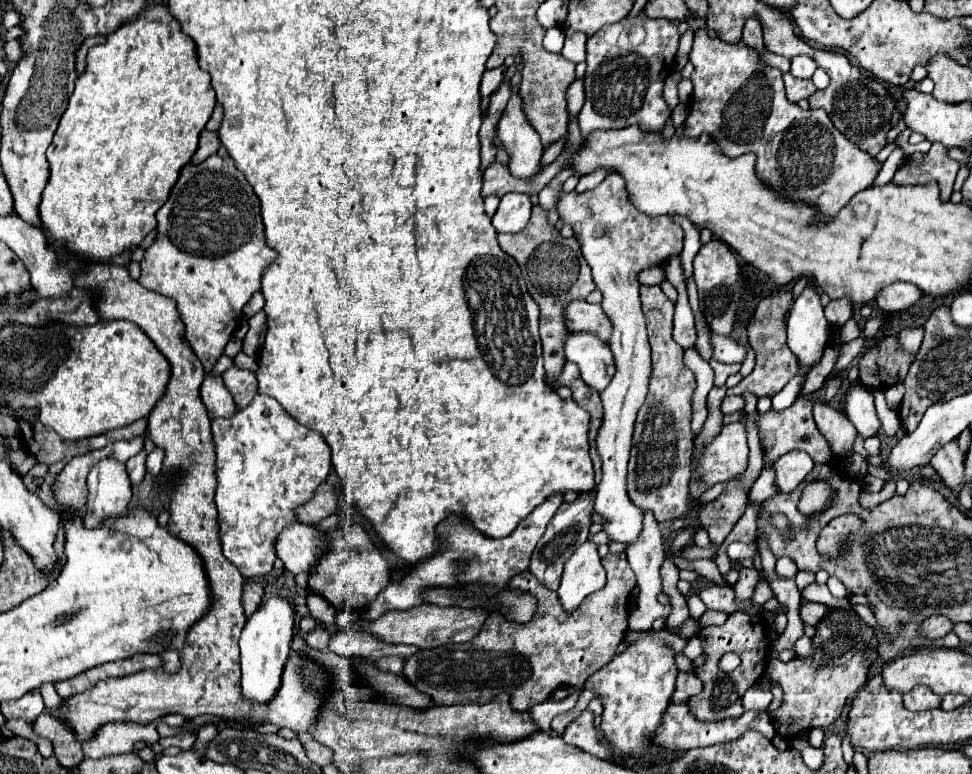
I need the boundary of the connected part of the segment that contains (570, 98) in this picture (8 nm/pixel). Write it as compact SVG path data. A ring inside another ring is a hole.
M575 79L567 89L567 107L569 115L575 115L583 107L583 79Z

